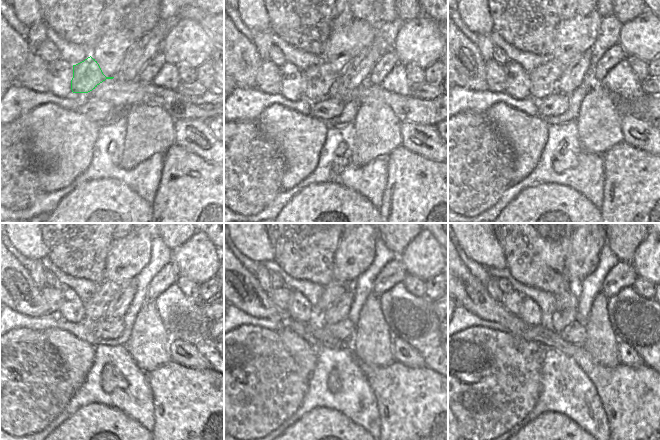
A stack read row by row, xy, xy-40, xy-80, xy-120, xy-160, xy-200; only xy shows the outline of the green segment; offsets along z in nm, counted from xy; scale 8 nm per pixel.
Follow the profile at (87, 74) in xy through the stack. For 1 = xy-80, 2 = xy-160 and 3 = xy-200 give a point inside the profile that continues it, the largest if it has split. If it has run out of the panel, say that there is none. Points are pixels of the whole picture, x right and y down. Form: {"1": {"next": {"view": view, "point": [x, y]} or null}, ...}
{"1": {"next": {"view": "xy-80", "point": [543, 79]}}, "2": {"next": {"view": "xy-160", "point": [334, 289]}}, "3": {"next": {"view": "xy-200", "point": [566, 300]}}}

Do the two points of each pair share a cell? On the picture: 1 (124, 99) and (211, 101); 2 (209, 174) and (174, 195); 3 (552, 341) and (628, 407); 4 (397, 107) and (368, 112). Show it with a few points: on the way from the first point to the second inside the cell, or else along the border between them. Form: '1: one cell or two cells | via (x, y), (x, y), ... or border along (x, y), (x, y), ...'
1: one cell | via (146, 97), (181, 98), (189, 101)
2: one cell | via (200, 183), (188, 195), (183, 195)
3: one cell | via (571, 350), (611, 388)
4: two cells | border along (367, 102), (383, 102), (400, 121)

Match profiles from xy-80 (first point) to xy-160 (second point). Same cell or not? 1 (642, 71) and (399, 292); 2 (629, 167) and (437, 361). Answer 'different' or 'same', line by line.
1: different
2: different

